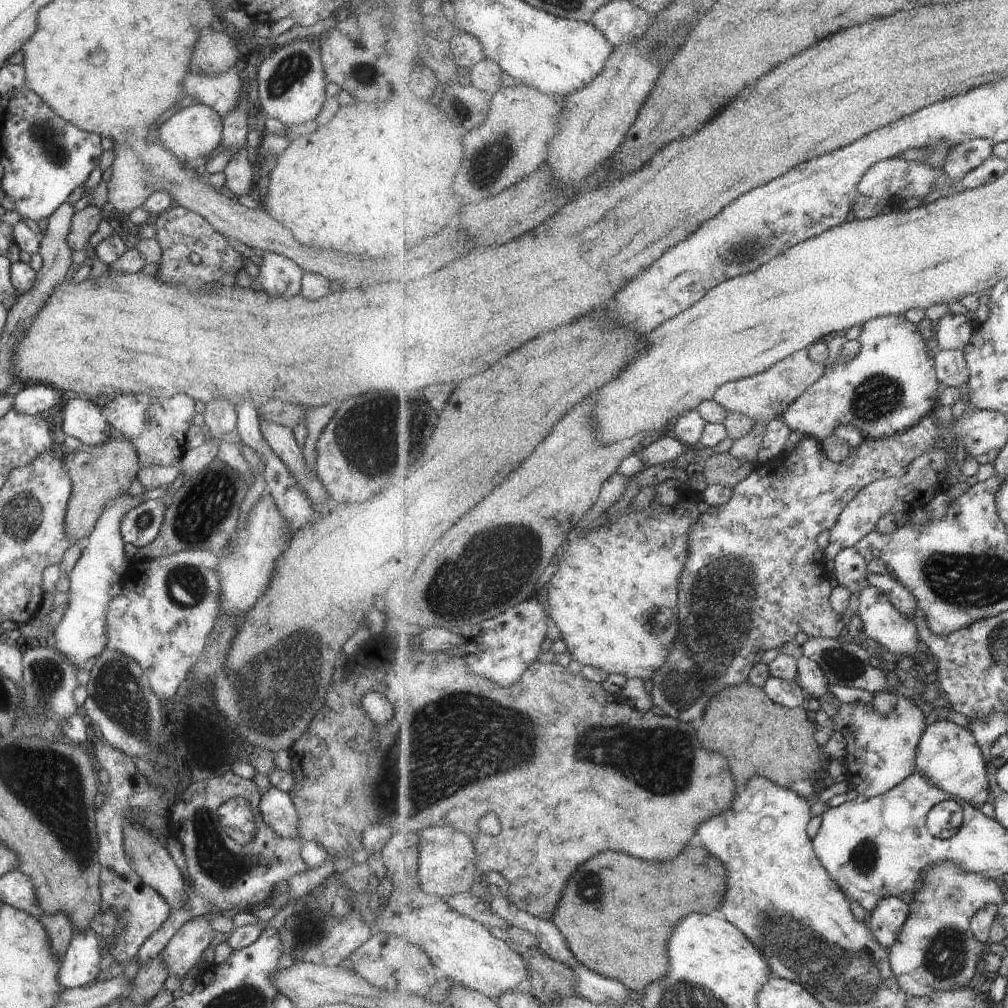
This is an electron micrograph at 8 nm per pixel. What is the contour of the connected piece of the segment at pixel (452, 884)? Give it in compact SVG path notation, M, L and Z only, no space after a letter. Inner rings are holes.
M438 824L417 833L420 834L420 885L422 889L427 894L443 897L445 900L471 891L480 872L471 836L449 824Z

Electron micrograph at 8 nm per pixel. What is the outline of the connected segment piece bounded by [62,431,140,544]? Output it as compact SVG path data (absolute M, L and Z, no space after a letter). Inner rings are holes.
M114 431L99 446L81 444L74 450L62 451L62 461L72 484L64 512L64 533L71 544L81 543L112 498L127 491L131 480L140 469L140 464L132 443Z

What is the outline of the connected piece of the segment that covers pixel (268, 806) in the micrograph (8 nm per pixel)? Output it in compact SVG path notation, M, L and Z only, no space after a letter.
M269 785L260 793L258 809L263 822L275 834L291 839L299 839L299 835L296 834L296 808L288 793Z

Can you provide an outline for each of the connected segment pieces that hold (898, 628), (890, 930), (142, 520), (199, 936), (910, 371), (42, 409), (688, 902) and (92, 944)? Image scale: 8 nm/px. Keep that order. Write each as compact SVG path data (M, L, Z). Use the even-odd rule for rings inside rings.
M869 585L863 589L859 596L860 605L856 608L856 613L862 619L862 635L858 639L863 643L863 635L869 636L879 644L887 657L892 661L897 661L903 656L909 656L917 650L917 640L919 640L919 629L915 623L909 620L896 606L890 601L888 596L876 586Z
M898 897L881 899L877 906L869 913L868 927L874 937L887 948L891 948L903 925L907 922L910 904Z
M150 499L130 508L120 522L121 540L137 548L145 546L157 536L164 510L159 499Z
M211 914L197 915L192 919L186 920L177 930L176 933L169 939L169 942L162 948L161 956L166 966L166 973L175 974L175 976L183 976L186 972L195 966L199 958L209 946L214 934L217 933L211 929L210 920L213 917Z
M889 315L866 322L858 339L862 349L852 361L834 362L827 365L824 375L813 383L781 416L792 428L819 442L833 436L837 426L853 425L867 439L882 439L904 433L917 426L924 416L936 408L937 370L935 360L927 356L927 346L923 337L927 334L926 325L912 323L905 316Z
M45 383L25 384L25 389L14 396L12 408L26 415L40 413L47 414L57 408L60 403L60 395L51 385Z
M697 842L667 863L647 862L623 852L605 852L597 858L591 858L570 879L553 922L563 933L581 965L608 979L621 981L639 998L649 985L669 974L667 942L673 934L673 928L677 928L693 913L719 914L727 892L728 870L724 862Z
M91 929L75 931L62 954L57 971L63 989L82 987L94 982L100 972L102 950L97 934Z

